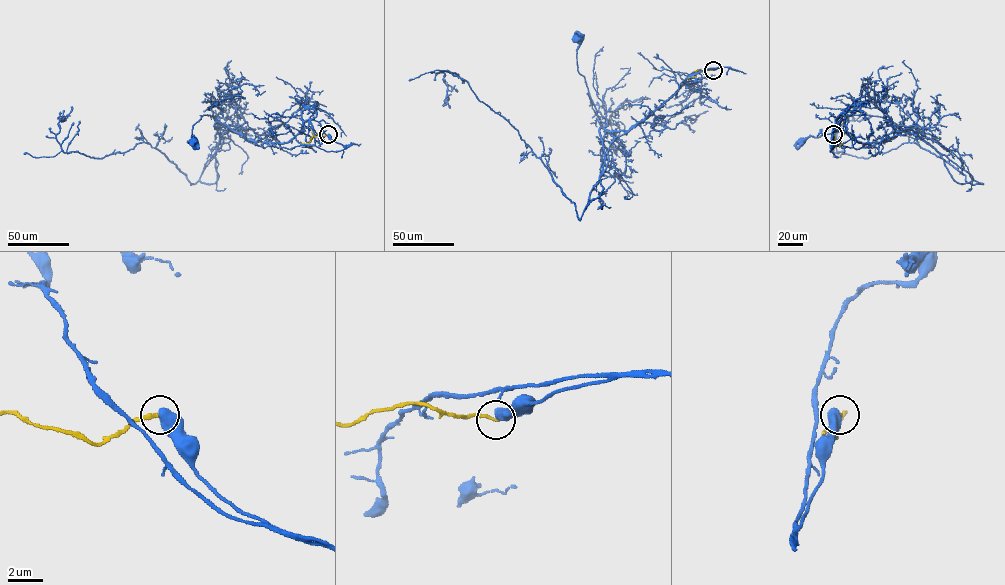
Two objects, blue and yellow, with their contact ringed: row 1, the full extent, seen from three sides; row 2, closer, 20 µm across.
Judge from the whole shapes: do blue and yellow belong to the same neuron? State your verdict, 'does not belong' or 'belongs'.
does not belong

